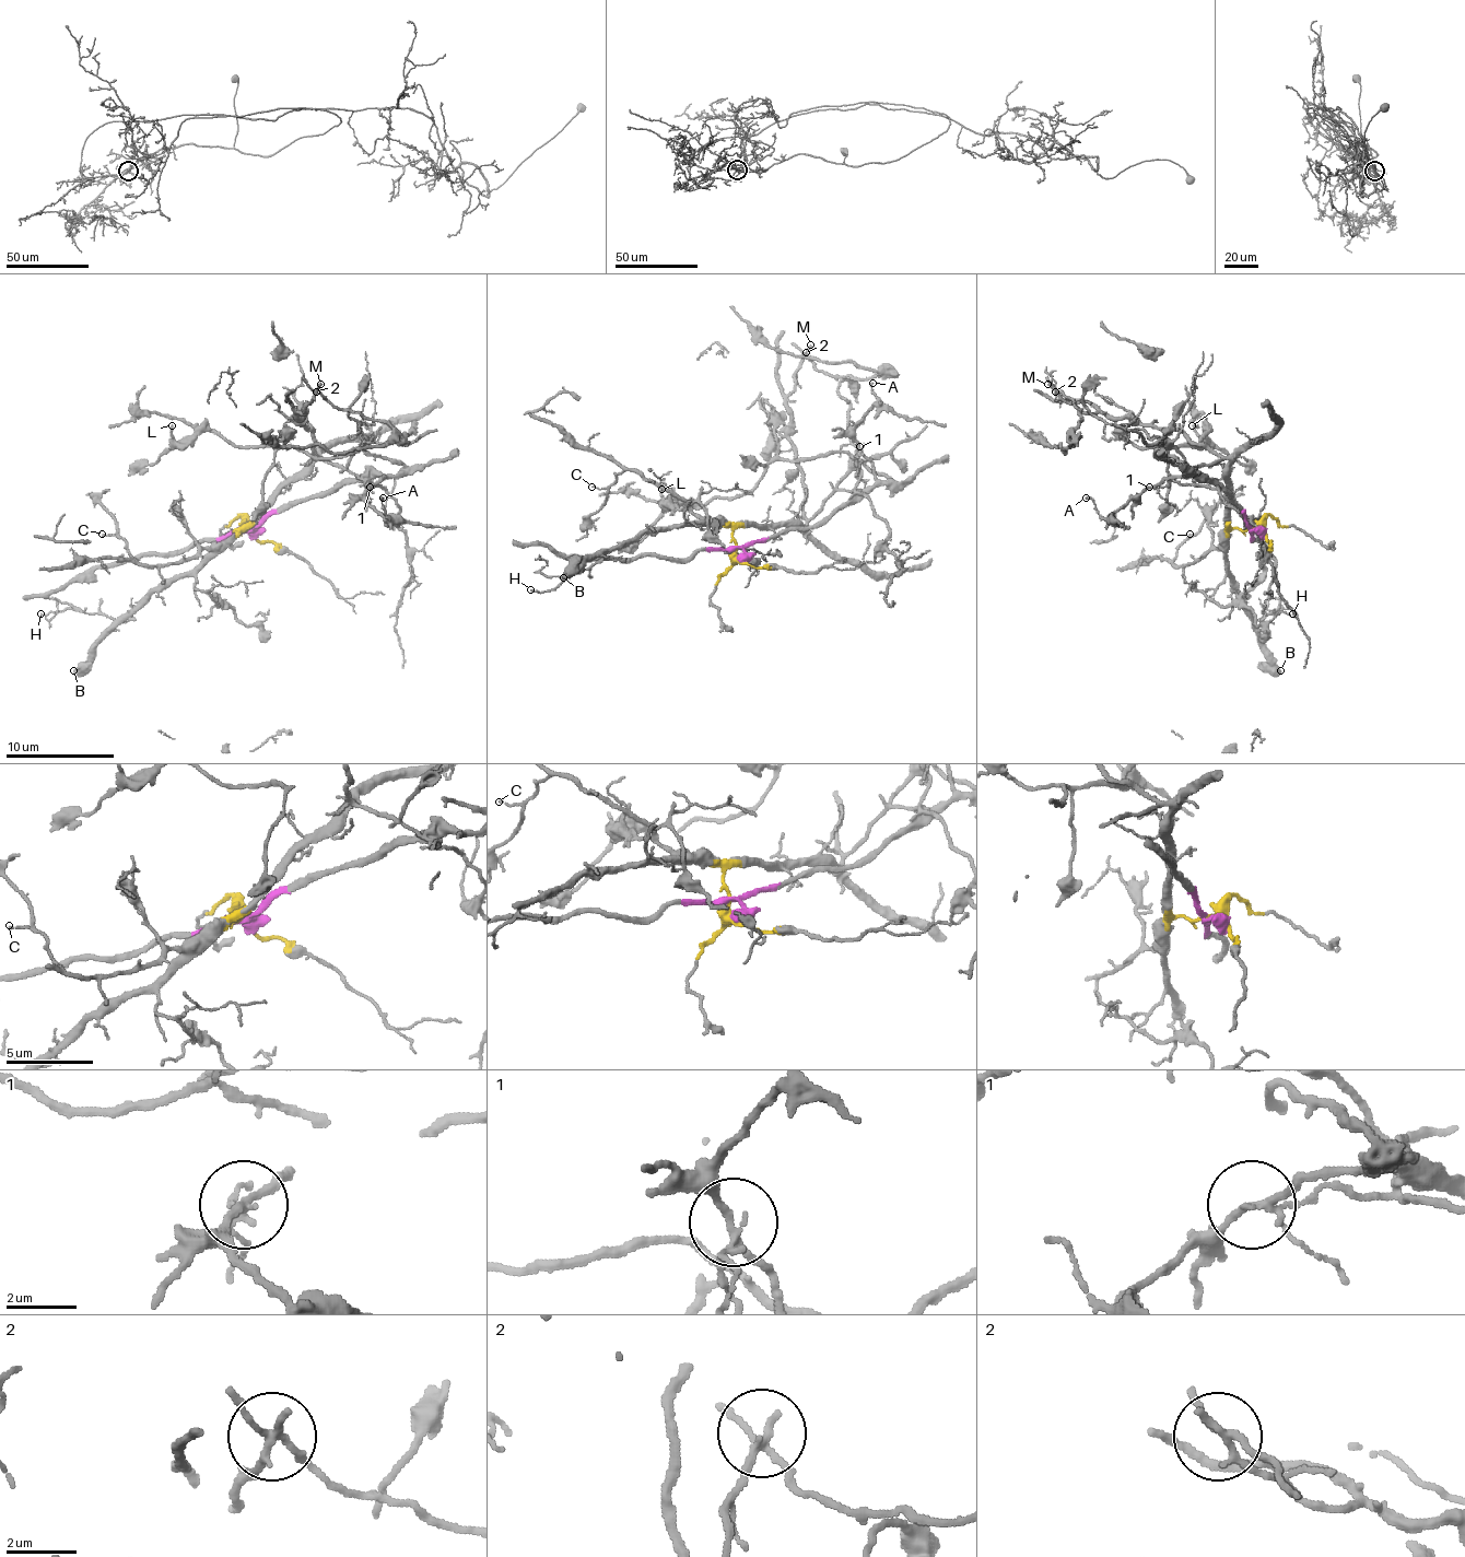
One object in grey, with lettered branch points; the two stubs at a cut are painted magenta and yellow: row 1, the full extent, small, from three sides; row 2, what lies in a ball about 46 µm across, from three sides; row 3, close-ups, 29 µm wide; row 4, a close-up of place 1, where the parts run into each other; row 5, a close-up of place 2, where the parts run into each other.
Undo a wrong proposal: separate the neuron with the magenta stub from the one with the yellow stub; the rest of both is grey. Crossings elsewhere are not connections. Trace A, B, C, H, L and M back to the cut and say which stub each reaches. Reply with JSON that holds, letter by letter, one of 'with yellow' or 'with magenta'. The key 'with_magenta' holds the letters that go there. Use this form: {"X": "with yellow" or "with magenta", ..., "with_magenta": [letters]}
{"A": "with magenta", "B": "with yellow", "C": "with yellow", "H": "with yellow", "L": "with magenta", "M": "with yellow", "with_magenta": ["A", "L"]}

